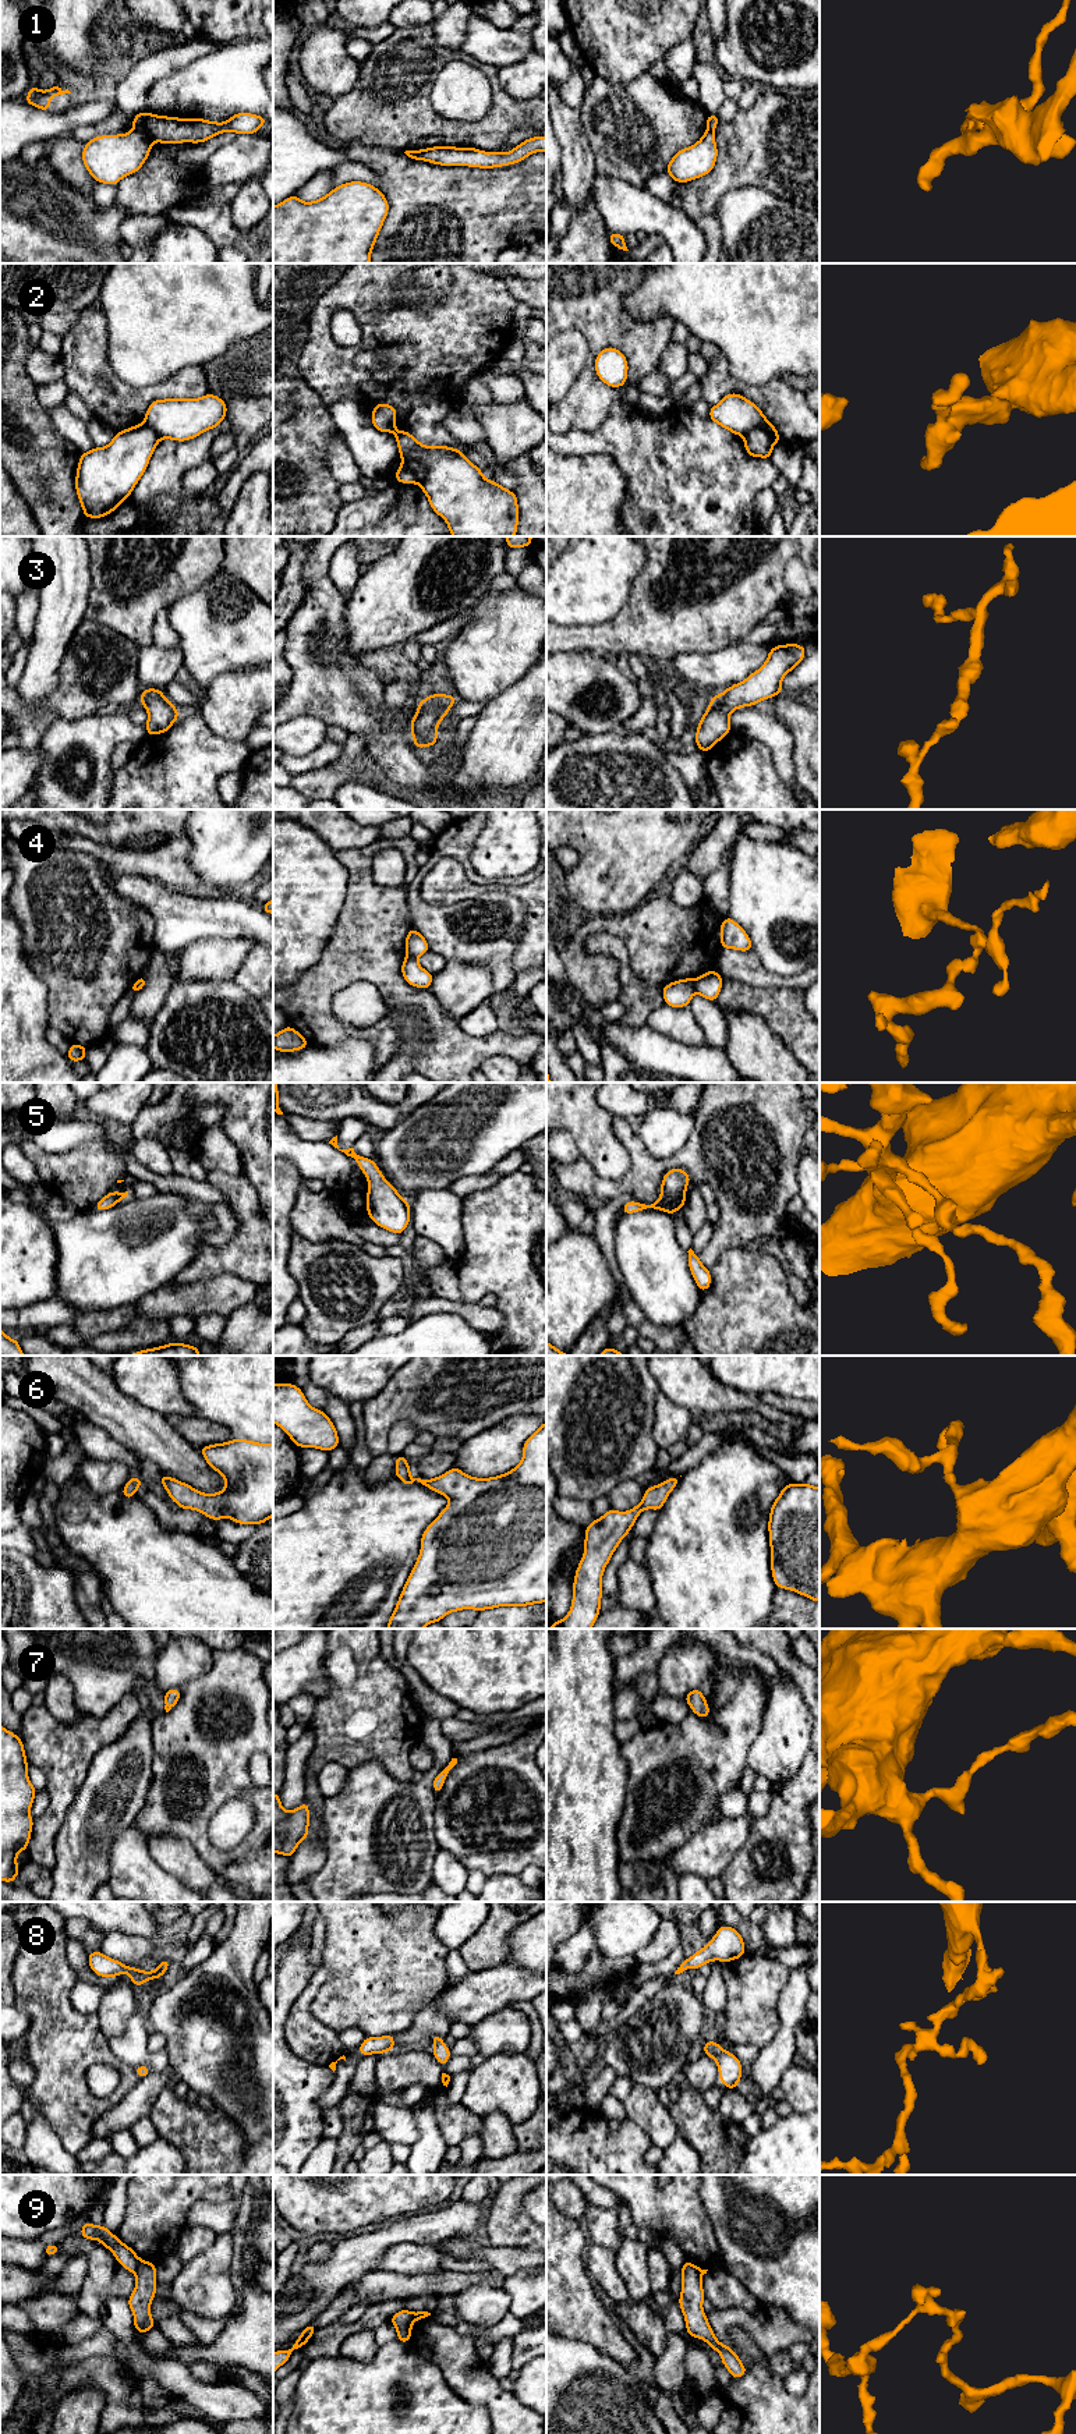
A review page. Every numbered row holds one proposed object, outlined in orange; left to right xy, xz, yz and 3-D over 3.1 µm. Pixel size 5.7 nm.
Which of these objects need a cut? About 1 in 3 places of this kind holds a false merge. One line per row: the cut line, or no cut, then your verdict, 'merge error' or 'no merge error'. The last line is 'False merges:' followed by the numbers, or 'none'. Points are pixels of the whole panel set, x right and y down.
1: cut xy (133, 128), (147, 131), (154, 138); merge error
2: cut xz (403, 457), (413, 459), (424, 470), (424, 482), (421, 485); merge error
3: cut none; no merge error
4: cut yz (693, 980), (696, 991); merge error
5: cut none; no merge error
6: cut none; no merge error
7: cut none; no merge error
8: cut none; no merge error
9: cut xy (141, 2260), (134, 2271); merge error
False merges: 1, 2, 4, 9

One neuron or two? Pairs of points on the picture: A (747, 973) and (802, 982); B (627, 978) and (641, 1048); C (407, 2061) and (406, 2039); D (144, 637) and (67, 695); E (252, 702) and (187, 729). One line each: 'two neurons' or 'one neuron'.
A: one neuron
B: two neurons
C: two neurons
D: two neurons
E: two neurons

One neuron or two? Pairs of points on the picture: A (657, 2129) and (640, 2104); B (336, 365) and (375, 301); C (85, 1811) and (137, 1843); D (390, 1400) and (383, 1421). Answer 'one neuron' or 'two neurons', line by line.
A: one neuron
B: one neuron
C: two neurons
D: one neuron

